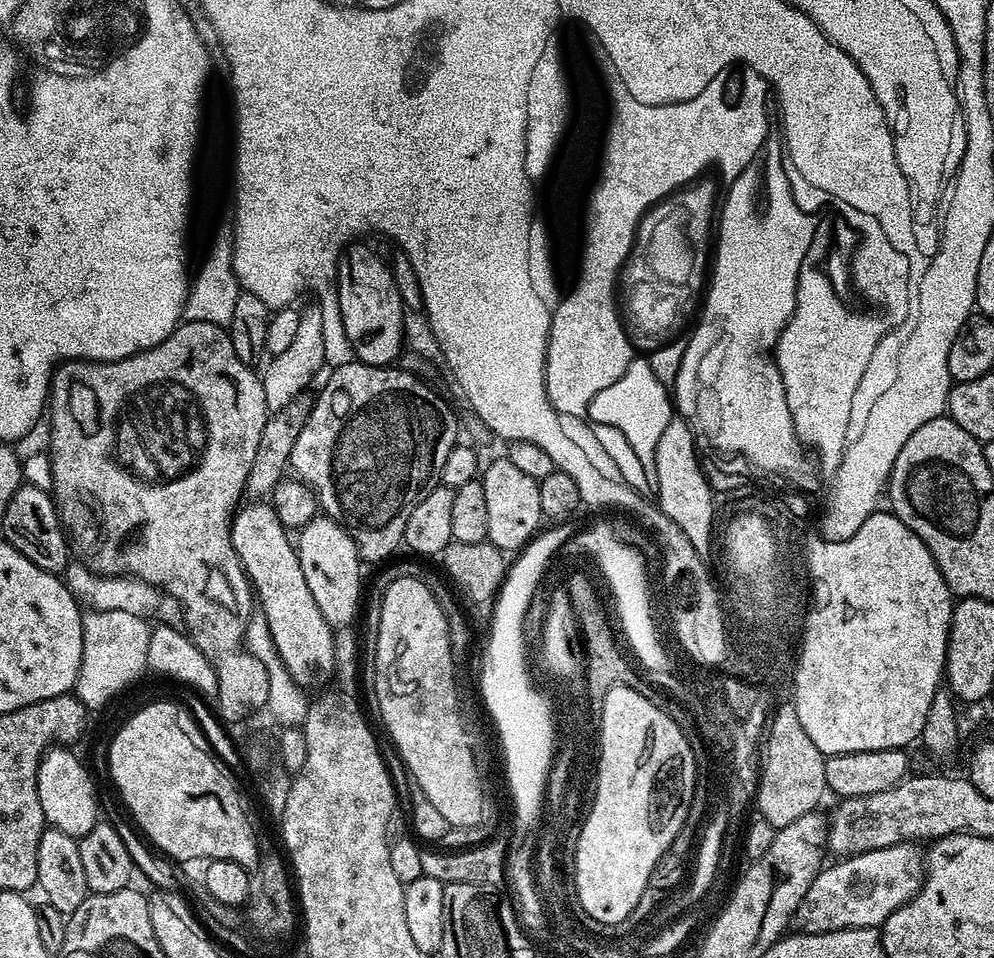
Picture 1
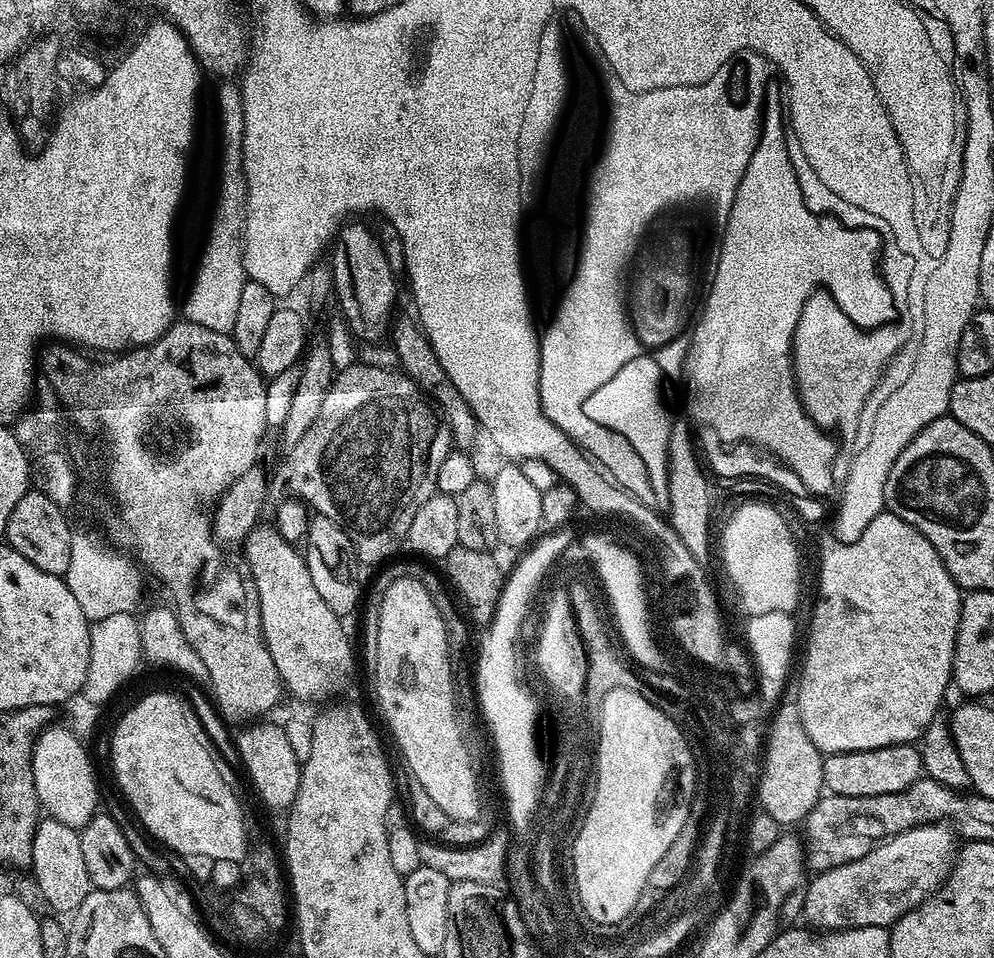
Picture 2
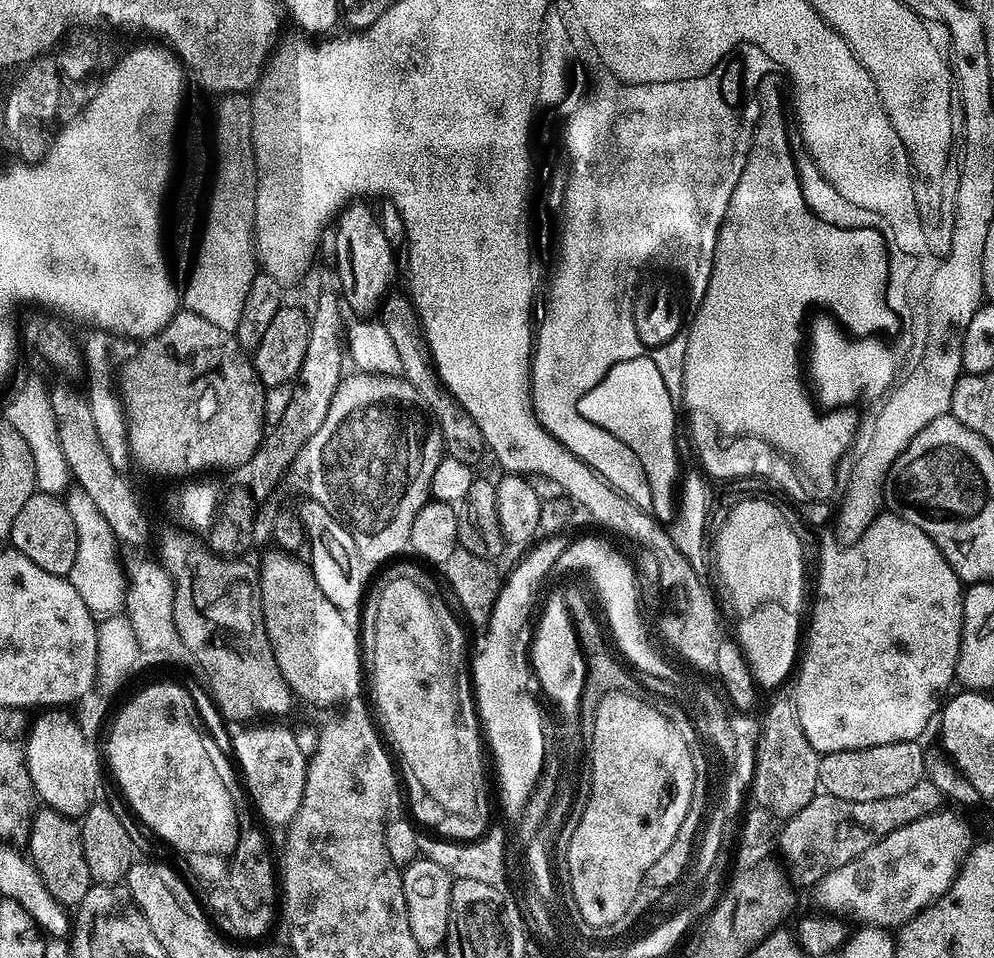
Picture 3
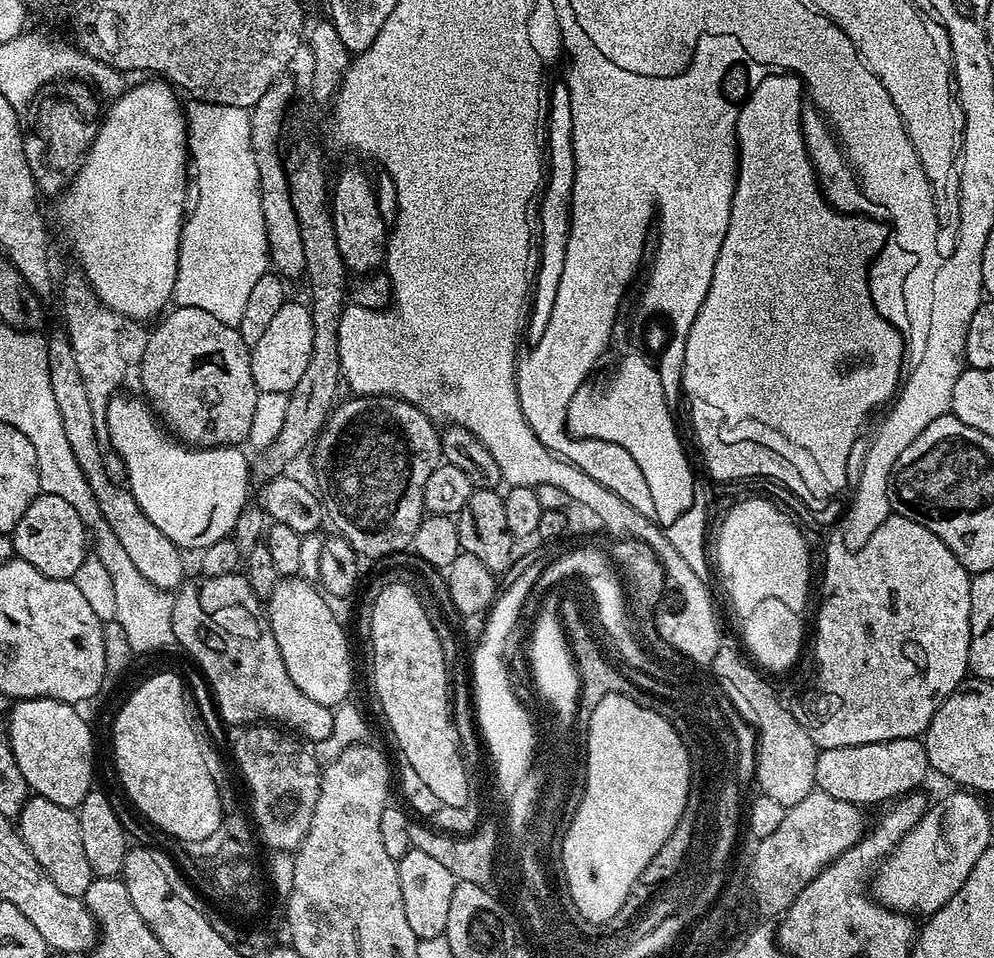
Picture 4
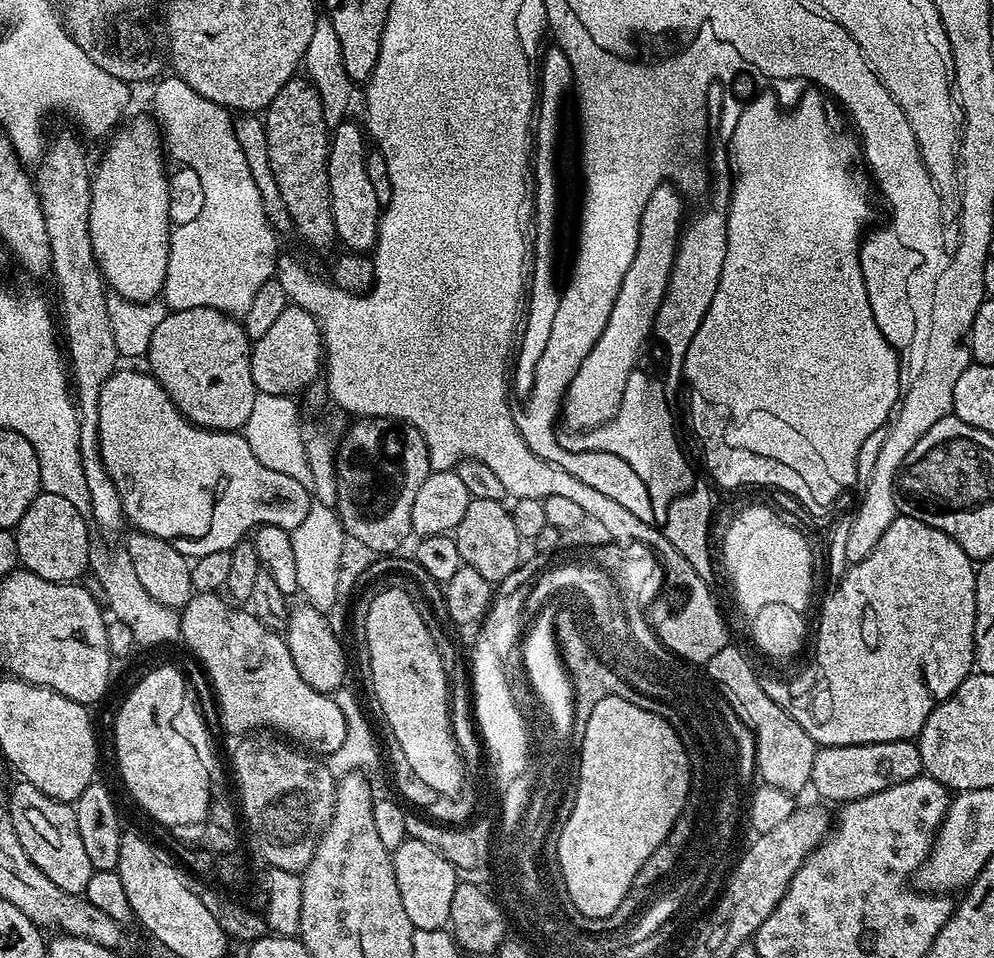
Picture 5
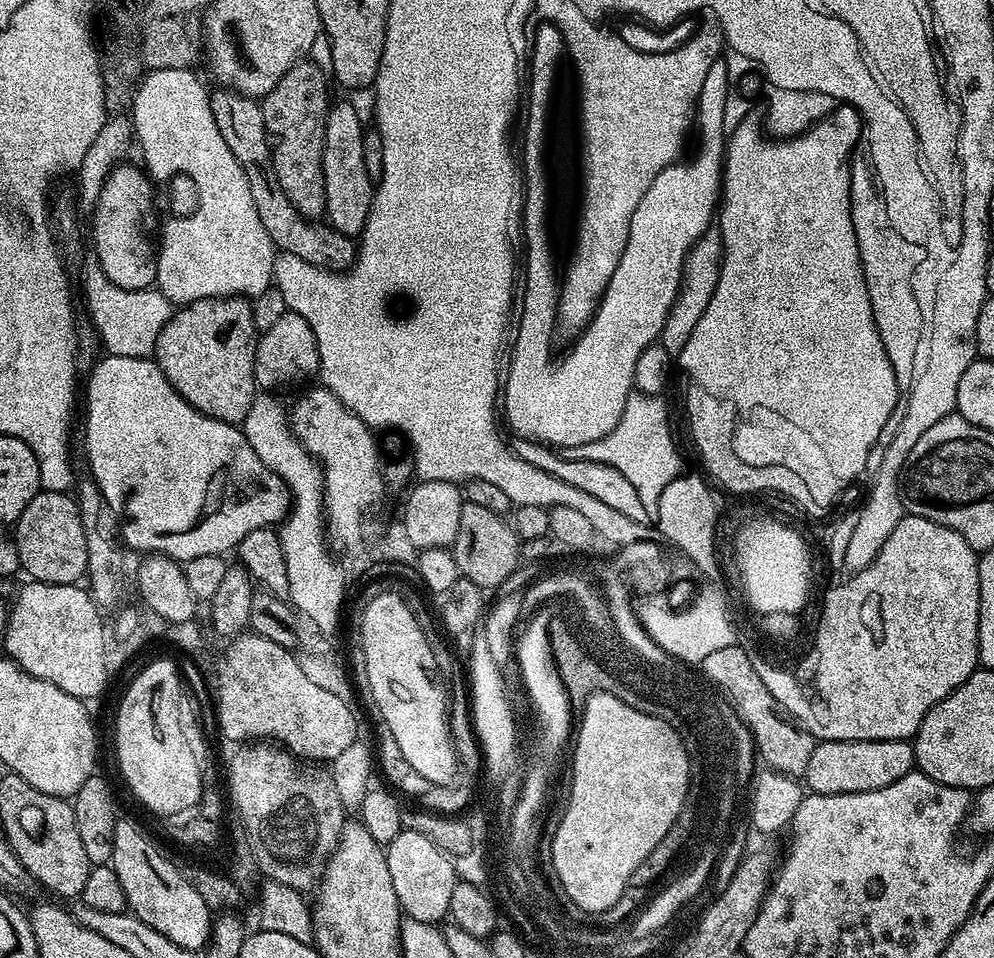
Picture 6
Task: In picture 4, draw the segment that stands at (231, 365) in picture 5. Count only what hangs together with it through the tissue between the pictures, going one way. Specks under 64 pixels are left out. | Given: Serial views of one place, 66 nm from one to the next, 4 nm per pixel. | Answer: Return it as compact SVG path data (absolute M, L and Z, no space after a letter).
M173 307L160 322L149 334L144 353L140 356L140 384L144 387L143 395L150 401L164 427L189 446L243 445L250 434L250 424L254 422L258 391L251 374L250 346L242 342L239 327L231 328L226 326L226 322L218 322L218 318L206 314L206 310L178 307Z

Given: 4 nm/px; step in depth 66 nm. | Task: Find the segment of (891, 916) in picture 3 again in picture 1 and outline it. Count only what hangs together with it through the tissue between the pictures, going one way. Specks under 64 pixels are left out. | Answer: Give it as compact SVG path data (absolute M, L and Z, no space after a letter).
M909 842L840 858L832 863L836 864L821 867L814 882L810 882L810 890L806 890L806 898L798 902L794 921L797 933L879 928L894 910L916 897L916 891L924 882L926 856L919 843Z

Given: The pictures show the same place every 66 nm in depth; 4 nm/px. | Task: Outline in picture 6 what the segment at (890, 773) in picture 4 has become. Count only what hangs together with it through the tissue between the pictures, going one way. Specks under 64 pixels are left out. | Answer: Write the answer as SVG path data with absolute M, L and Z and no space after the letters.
M821 740L810 754L810 762L806 762L802 780L818 794L858 794L898 782L913 771L915 762L913 745L907 740Z

